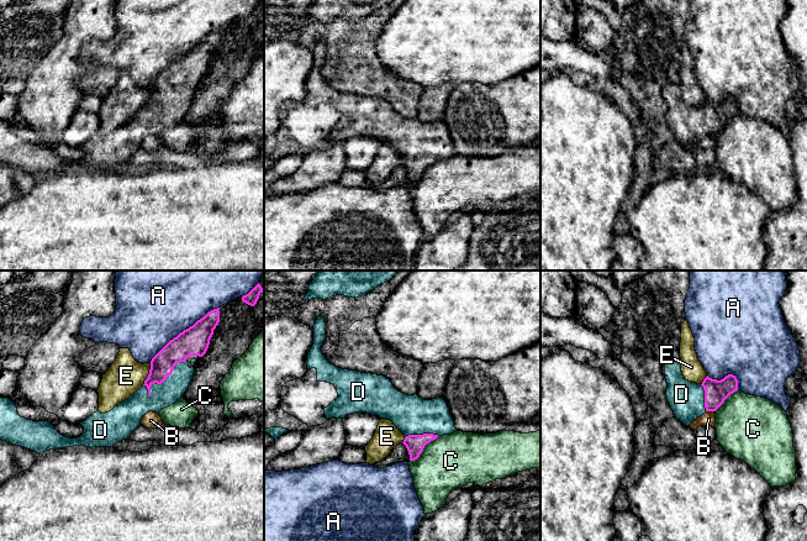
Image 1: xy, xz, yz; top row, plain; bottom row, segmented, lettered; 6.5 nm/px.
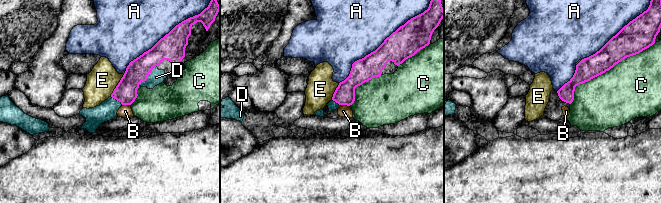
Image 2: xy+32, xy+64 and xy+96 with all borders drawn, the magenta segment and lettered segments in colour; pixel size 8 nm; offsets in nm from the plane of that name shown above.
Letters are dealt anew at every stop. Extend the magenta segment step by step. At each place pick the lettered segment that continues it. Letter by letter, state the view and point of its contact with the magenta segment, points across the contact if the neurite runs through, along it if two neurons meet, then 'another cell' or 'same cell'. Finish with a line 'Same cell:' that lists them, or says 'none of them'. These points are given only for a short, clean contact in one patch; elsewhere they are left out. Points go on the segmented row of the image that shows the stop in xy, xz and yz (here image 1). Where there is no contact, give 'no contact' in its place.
A: xy (184, 330) | another cell
B: yz (710, 410) | along yz (706, 410), (713, 411) | another cell
C: xz (423, 447) | another cell
D: xy (167, 377) | same cell
E: xy (149, 373) | another cell
Same cell: D

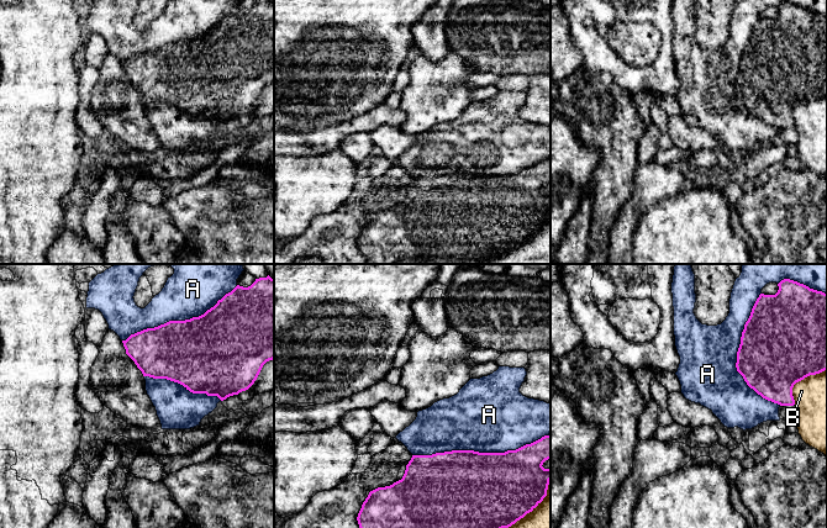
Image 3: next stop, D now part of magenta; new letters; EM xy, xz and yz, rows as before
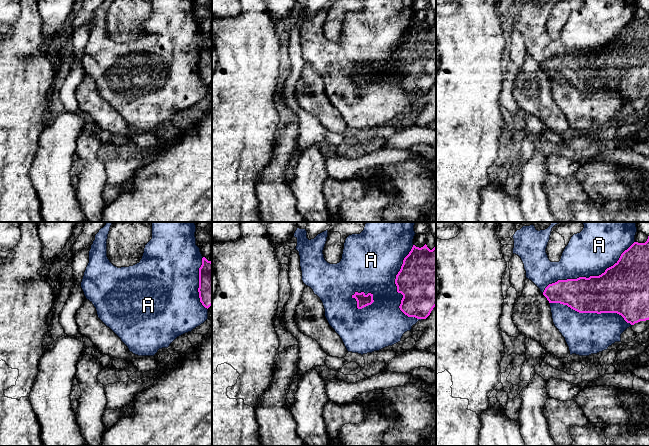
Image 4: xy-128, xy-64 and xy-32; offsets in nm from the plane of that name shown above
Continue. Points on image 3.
A: xz (480, 453) | another cell
B: yz (800, 380) | another cell
Same cell: none of them

